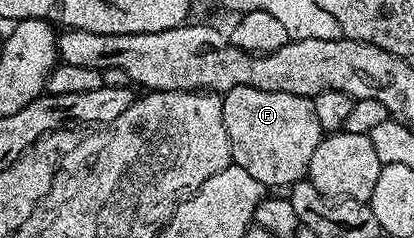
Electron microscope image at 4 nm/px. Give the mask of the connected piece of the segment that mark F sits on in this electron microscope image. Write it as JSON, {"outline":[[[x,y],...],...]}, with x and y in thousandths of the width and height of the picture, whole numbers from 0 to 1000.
{"outline":[[[599,361],[563,370],[536,416],[565,693],[604,714],[611,756],[630,756],[640,790],[698,790],[742,748],[746,672],[756,672],[756,639],[766,639],[766,605],[785,563],[766,521],[754,416],[708,403],[708,387],[630,387],[630,370]]]}

